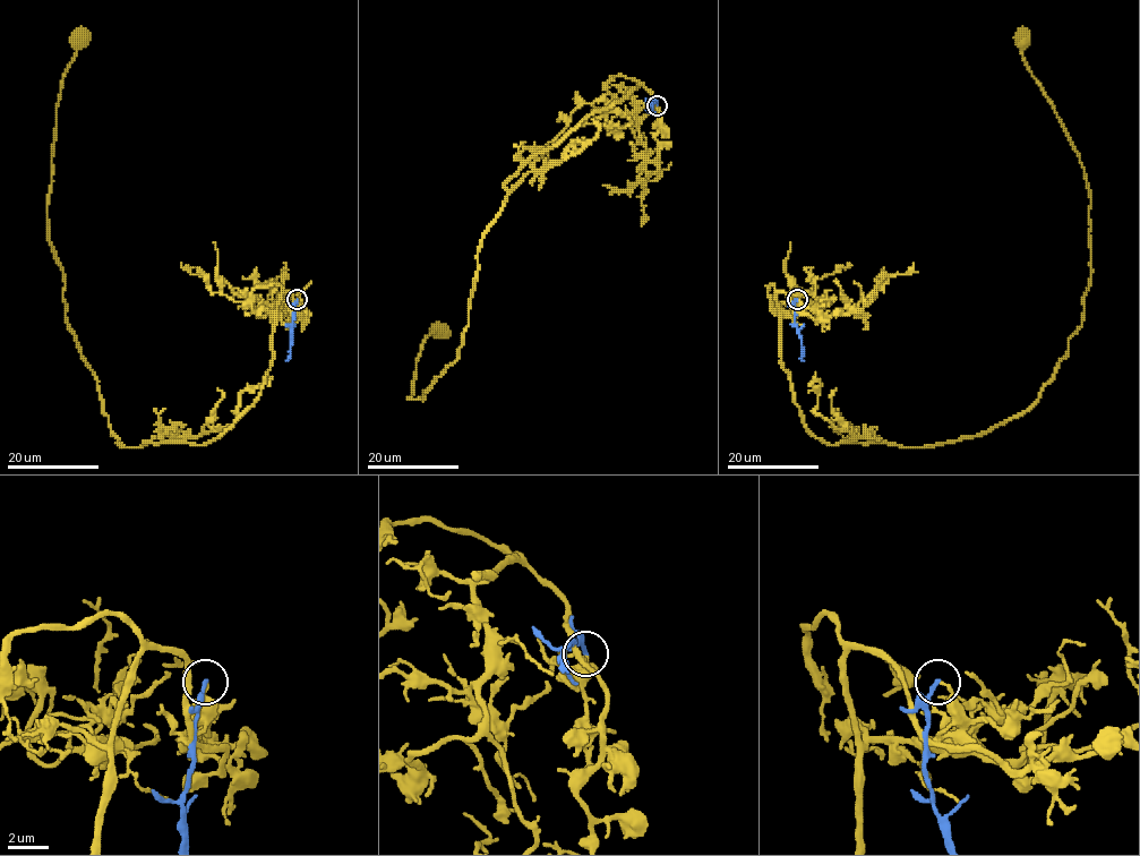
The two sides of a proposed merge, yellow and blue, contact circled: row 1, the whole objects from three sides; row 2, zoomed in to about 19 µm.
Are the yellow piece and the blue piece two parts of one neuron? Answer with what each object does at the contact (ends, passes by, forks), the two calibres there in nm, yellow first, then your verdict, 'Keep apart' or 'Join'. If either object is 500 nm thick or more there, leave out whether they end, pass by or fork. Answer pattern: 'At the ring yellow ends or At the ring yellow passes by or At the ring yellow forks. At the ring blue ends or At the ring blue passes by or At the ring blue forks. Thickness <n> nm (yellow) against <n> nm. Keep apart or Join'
At the ring yellow ends. At the ring blue ends. Thickness 140 nm (yellow) against 200 nm. Keep apart

